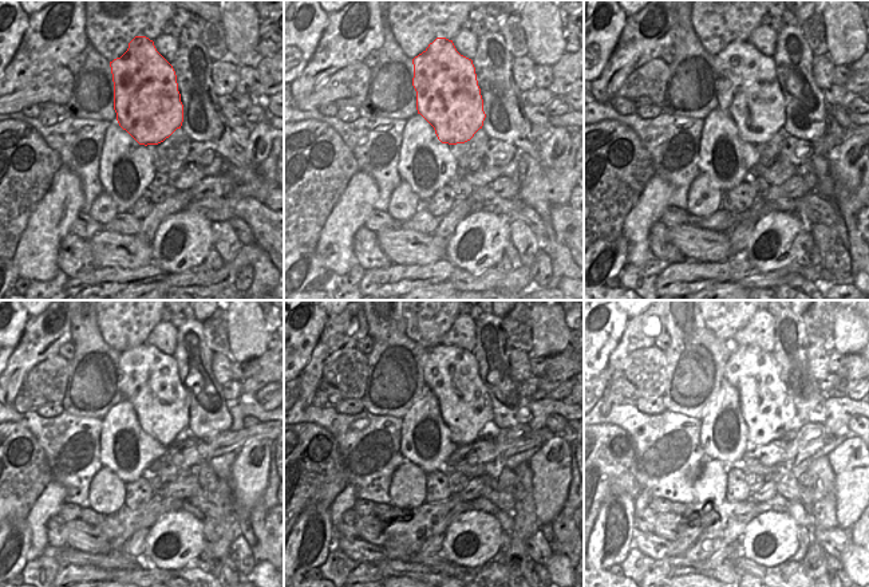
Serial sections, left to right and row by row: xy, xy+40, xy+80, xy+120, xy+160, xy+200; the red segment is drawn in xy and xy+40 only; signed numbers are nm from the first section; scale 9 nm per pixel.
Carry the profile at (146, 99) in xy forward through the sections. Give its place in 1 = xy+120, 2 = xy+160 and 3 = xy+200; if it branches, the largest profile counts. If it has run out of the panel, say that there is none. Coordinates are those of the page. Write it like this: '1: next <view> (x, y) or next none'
1: next xy+120 (149, 379)
2: next xy+160 (451, 373)
3: next xy+200 (754, 442)

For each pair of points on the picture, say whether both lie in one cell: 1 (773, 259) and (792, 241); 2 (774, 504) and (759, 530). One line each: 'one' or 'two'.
1: one
2: two

